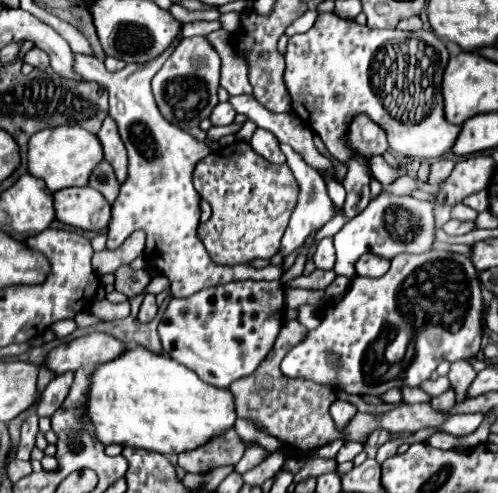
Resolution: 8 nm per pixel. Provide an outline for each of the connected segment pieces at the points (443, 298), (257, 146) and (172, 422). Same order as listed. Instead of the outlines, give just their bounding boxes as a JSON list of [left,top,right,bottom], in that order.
[[282,249,482,395],[250,129,286,163],[86,345,236,455]]

